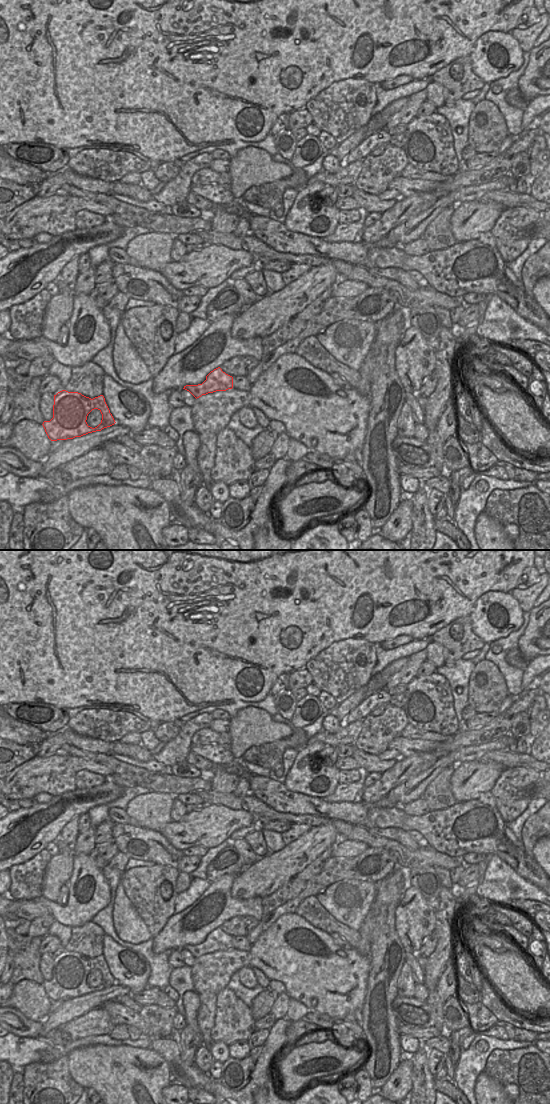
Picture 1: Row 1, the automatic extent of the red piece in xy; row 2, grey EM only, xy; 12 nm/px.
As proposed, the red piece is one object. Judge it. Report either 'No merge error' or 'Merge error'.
No merge error.

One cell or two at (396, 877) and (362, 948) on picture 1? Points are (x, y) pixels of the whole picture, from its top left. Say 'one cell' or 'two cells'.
one cell

